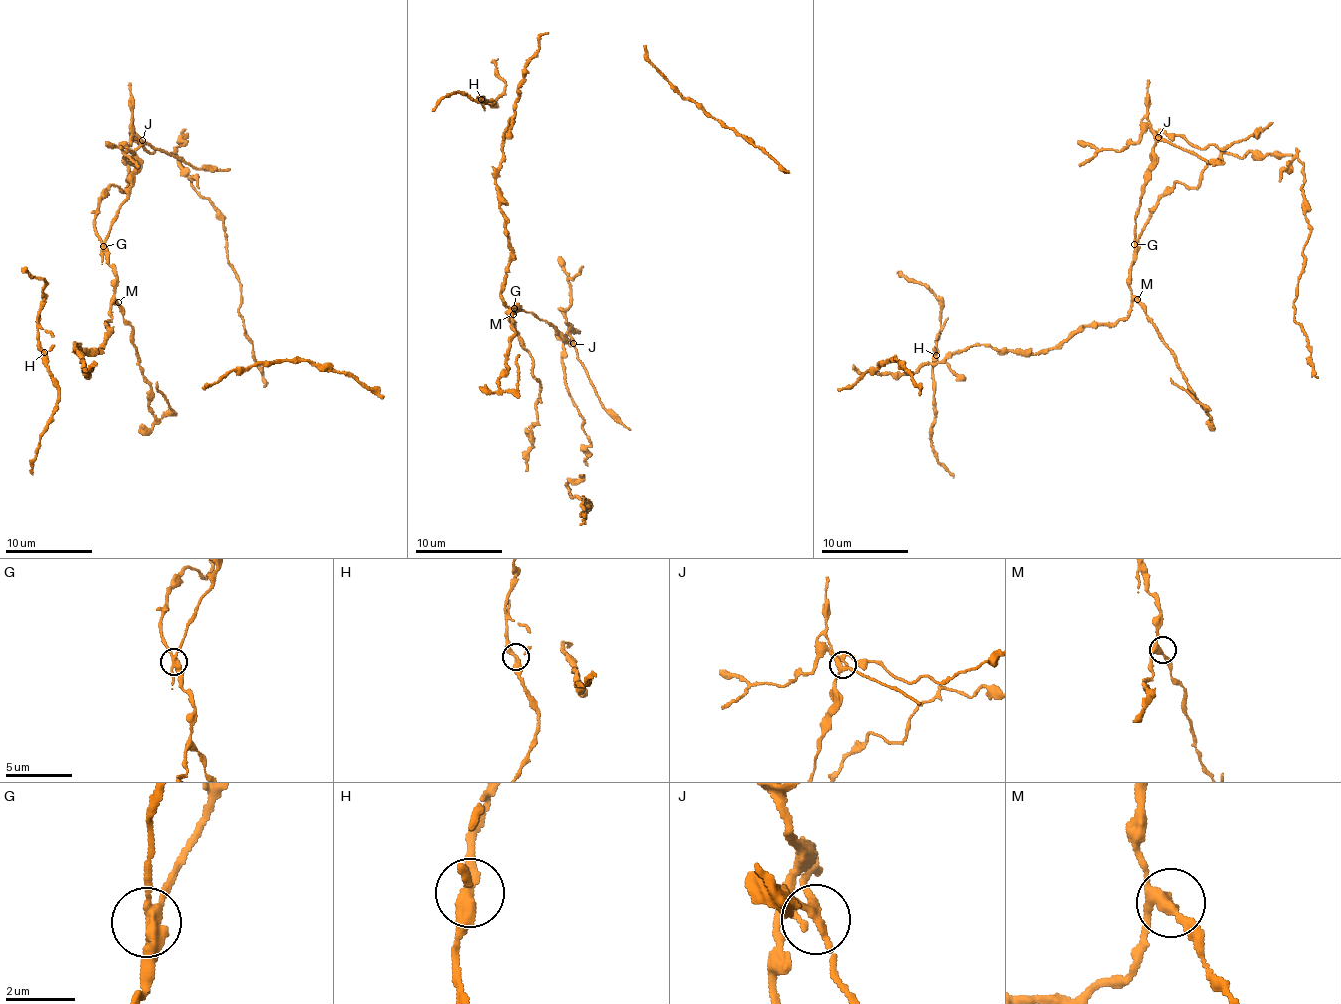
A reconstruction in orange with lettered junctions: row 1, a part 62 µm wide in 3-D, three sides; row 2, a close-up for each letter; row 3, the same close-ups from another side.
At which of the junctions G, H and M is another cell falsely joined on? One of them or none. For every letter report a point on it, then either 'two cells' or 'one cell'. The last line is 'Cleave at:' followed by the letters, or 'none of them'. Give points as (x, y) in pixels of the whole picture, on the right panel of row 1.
G: (1134, 244) | two cells
H: (936, 355) | one cell
M: (1137, 299) | one cell
Cleave at: G

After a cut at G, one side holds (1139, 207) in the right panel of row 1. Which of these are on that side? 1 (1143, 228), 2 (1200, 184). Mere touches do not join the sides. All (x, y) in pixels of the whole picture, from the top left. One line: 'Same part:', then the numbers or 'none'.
Same part: none

